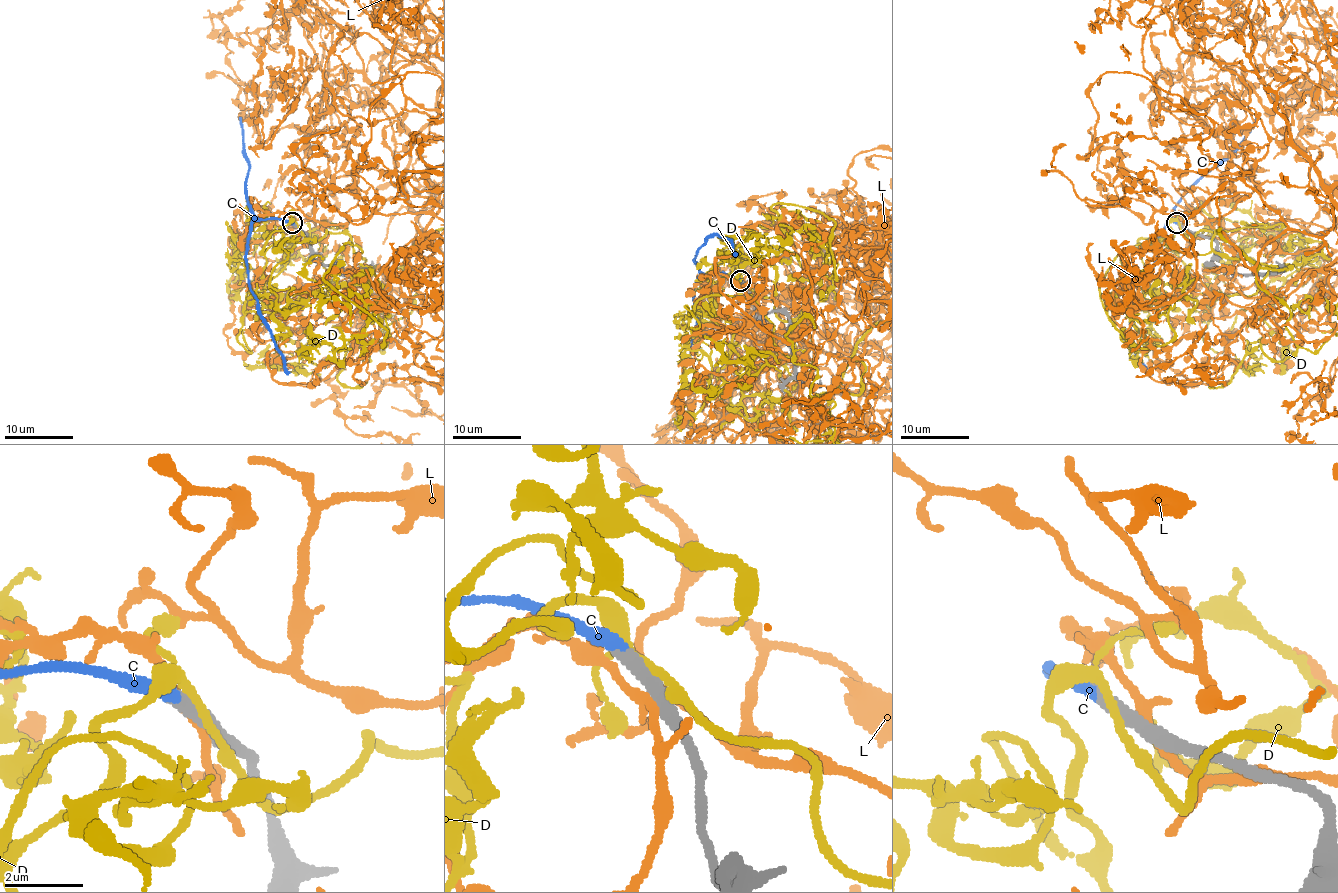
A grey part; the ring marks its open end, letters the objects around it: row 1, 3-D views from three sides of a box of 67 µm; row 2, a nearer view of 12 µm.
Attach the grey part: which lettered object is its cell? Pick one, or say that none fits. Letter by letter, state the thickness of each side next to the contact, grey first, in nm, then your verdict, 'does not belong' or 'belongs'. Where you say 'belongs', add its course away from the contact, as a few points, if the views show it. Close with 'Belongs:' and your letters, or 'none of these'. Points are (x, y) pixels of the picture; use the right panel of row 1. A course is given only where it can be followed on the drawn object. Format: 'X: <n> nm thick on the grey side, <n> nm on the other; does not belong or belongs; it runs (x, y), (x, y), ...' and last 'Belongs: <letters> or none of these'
C: 400 nm thick on the grey side, 340 nm on the other; belongs
D: 480 nm thick on the grey side, 200 nm on the other; does not belong
L: 380 nm thick on the grey side, 240 nm on the other; does not belong
Belongs: C

